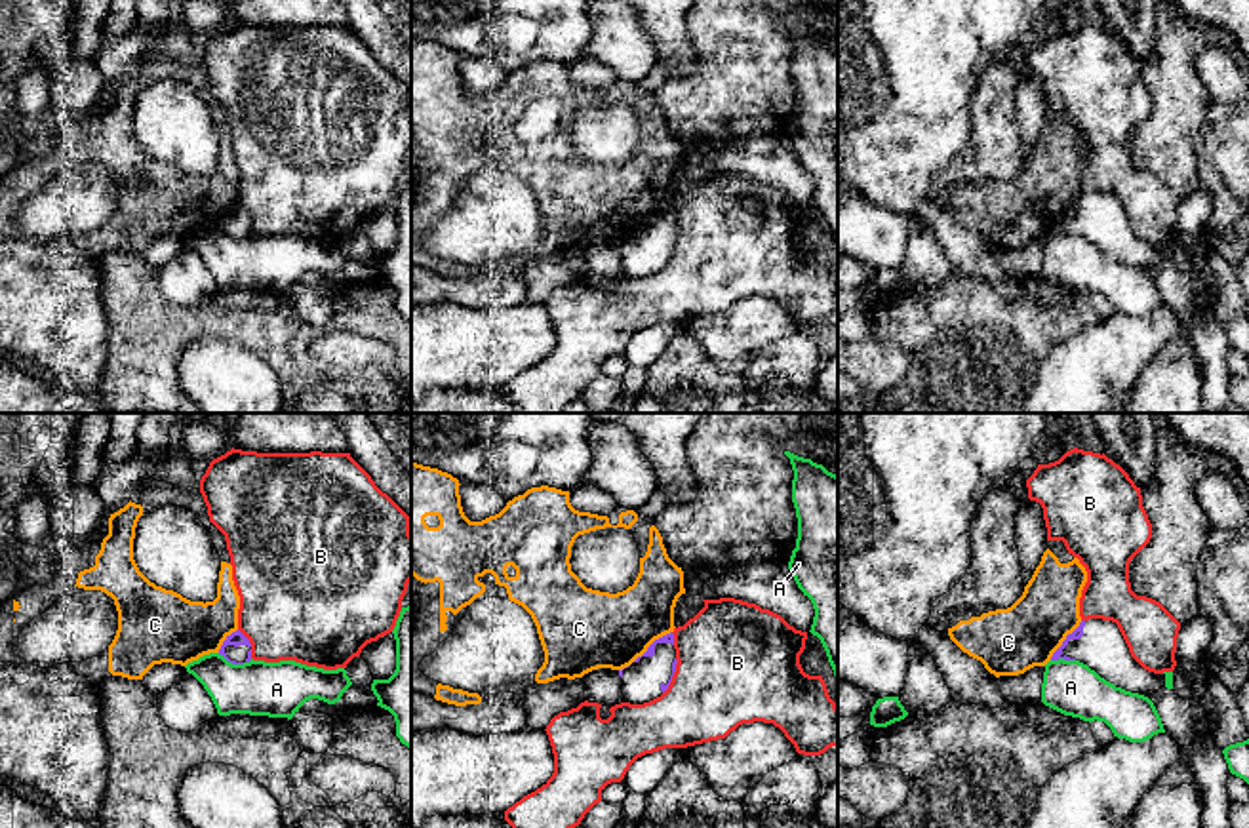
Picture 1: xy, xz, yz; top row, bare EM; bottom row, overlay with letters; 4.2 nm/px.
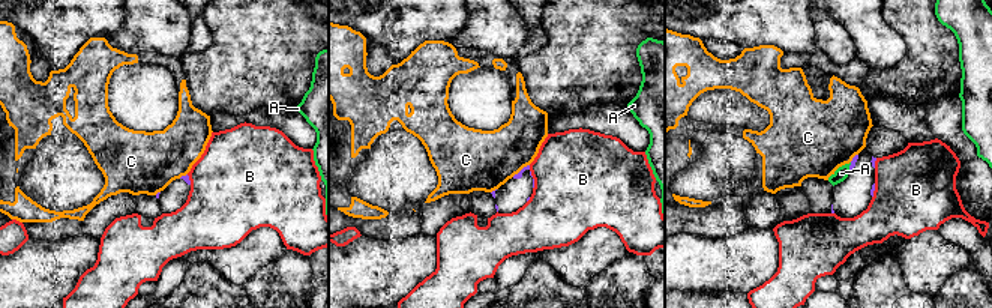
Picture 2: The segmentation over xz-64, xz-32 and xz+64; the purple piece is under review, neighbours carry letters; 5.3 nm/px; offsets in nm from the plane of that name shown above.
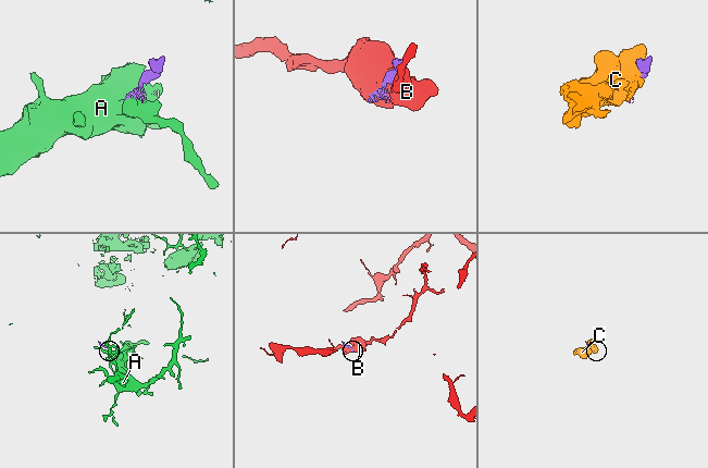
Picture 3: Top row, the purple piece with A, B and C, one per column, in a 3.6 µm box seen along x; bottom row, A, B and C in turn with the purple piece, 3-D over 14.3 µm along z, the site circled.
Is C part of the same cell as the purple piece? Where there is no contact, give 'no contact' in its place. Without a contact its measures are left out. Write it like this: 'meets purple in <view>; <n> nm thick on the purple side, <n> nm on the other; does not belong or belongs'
meets purple in yz; 50 nm thick on the purple side, 280 nm on the other; does not belong

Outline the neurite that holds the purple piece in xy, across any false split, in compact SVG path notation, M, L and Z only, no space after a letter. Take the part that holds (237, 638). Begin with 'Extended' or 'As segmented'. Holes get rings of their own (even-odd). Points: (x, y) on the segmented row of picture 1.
Extended. M232 632L223 641L219 655L223 655L232 664L244 664L251 660L251 643L249 640L240 632Z

